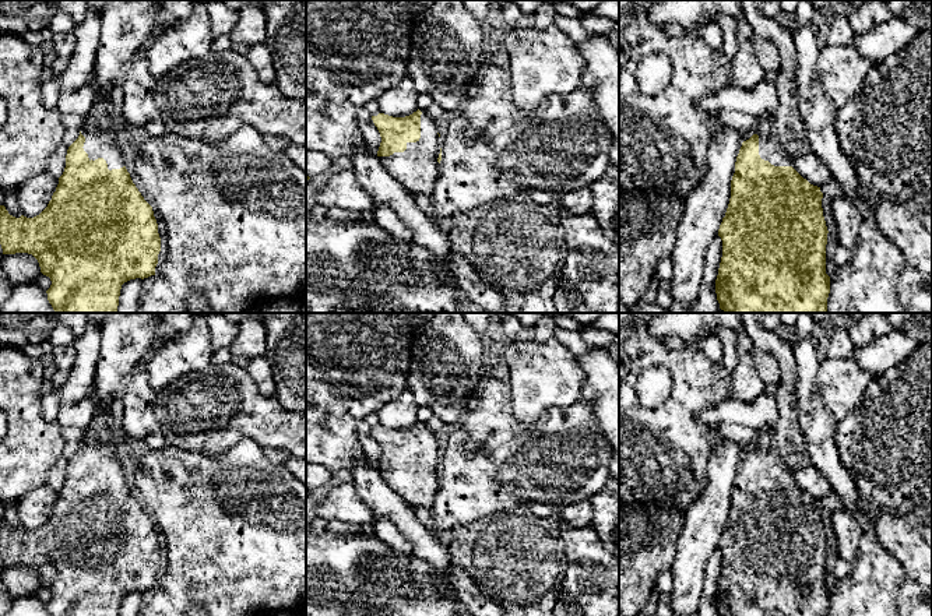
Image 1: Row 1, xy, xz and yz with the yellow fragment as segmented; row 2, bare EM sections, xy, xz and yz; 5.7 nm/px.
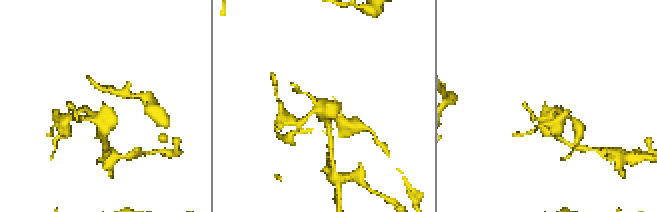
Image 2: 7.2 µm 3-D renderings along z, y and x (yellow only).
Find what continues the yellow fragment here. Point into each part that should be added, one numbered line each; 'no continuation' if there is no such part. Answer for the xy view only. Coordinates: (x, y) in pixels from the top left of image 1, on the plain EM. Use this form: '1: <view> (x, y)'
1: xy (104, 456)

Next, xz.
1: xz (417, 481)

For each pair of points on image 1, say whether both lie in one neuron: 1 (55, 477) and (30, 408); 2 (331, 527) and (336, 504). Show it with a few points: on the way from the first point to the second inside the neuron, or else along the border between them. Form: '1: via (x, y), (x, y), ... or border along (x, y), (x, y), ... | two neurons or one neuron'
1: border along (62, 457), (53, 465), (45, 482) | two neurons
2: border along (326, 521), (345, 521), (365, 528) | two neurons

